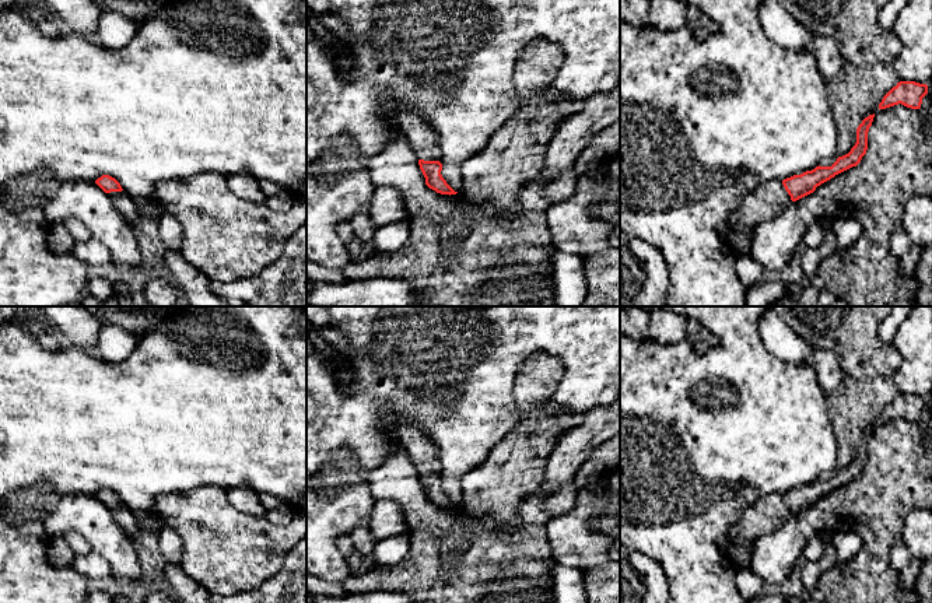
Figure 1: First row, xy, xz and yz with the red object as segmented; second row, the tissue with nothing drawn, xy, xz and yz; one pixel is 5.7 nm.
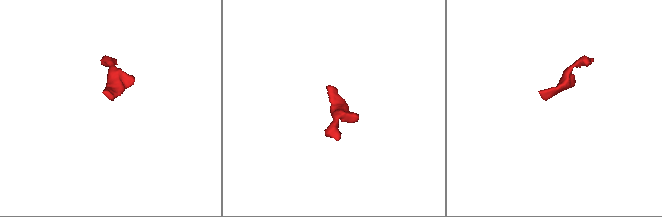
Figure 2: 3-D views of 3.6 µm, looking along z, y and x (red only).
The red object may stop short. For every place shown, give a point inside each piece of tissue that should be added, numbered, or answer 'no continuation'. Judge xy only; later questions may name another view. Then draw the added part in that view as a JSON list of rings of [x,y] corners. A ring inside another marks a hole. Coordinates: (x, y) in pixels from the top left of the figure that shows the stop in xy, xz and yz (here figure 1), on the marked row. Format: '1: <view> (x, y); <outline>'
1: xy (122, 200); [[[111,192],[108,193],[109,199],[115,204],[115,207],[120,211],[126,222],[133,227],[139,221],[139,207],[129,193],[122,192]]]

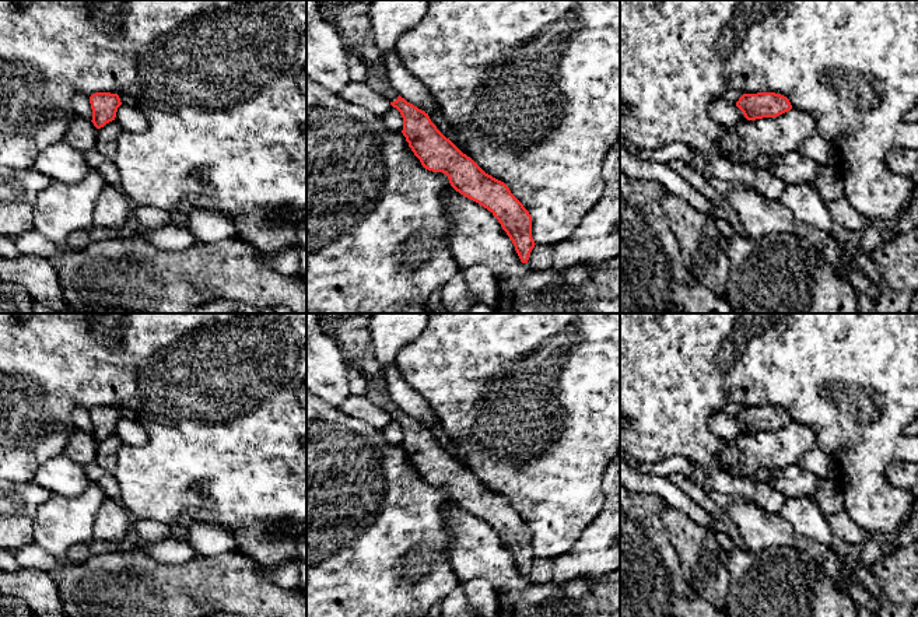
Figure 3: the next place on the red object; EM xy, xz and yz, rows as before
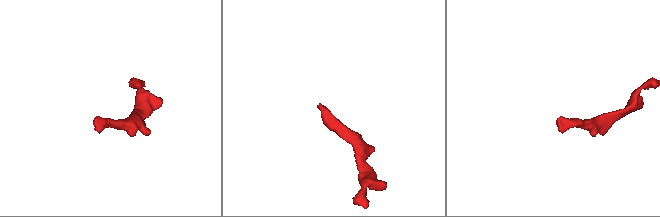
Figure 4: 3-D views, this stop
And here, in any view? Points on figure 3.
1: xz (350, 18); [[[318,0],[320,15],[339,34],[347,52],[364,62],[368,85],[393,102],[399,94],[386,76],[382,53],[374,41],[369,20],[372,0]]]

